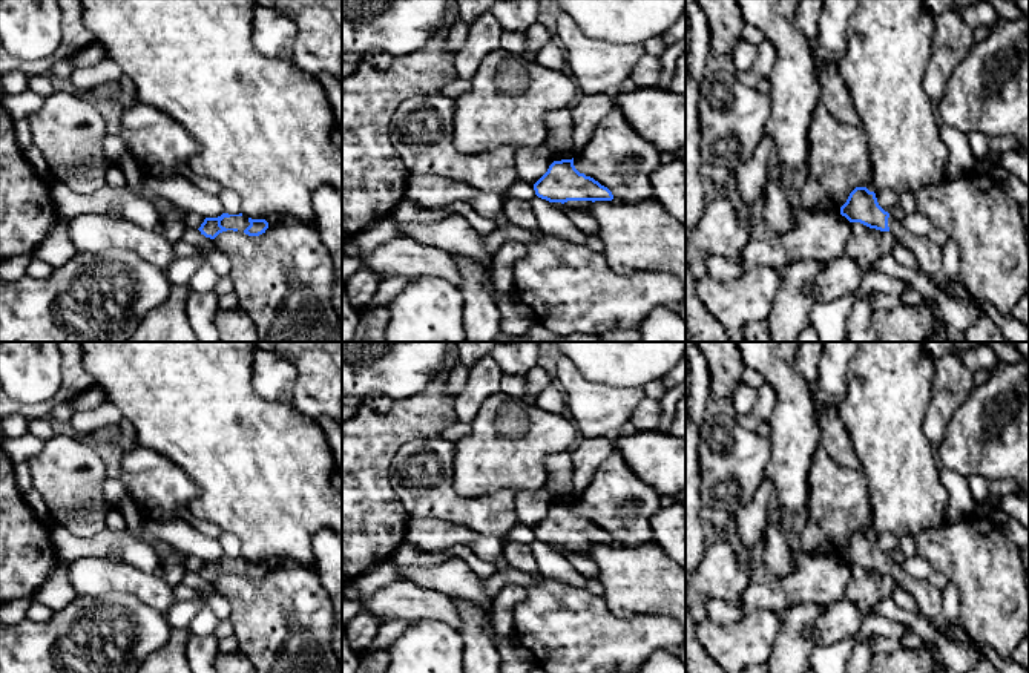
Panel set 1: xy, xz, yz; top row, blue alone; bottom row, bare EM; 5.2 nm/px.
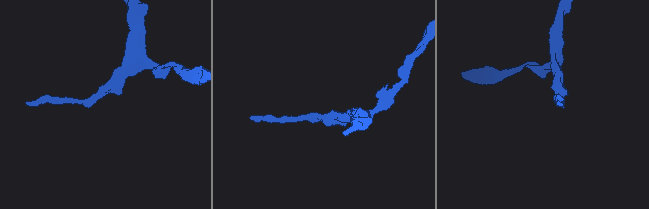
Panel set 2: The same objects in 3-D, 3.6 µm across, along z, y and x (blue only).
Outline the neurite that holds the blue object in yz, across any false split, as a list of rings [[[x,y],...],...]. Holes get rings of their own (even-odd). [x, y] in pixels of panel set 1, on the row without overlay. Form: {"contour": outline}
{"contour": [[[856,530],[840,550],[840,558],[850,566],[860,566],[870,572],[891,575],[896,584],[912,596],[925,619],[939,633],[965,647],[980,650],[1001,673],[1029,673],[1029,668],[1021,667],[1012,658],[1000,658],[994,648],[975,644],[965,632],[960,619],[948,624],[943,619],[942,592],[925,578],[905,572],[900,564],[894,563],[879,549],[874,535],[870,535],[866,530]]]}

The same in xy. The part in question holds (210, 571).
{"contour": [[[222,556],[218,561],[205,561],[198,572],[205,581],[215,583],[219,576],[233,573],[242,575],[248,579],[259,579],[265,576],[268,566],[265,563],[251,563],[239,558]]]}

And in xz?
{"contour": [[[572,503],[554,504],[534,527],[535,538],[549,546],[589,556],[595,544],[612,544],[612,535],[590,520],[580,517]]]}

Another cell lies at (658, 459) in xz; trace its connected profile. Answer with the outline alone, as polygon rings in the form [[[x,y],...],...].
[[[664,429],[618,437],[616,452],[632,472],[655,492],[676,497],[685,491],[685,438]]]

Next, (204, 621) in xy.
[[[201,595],[201,599],[202,599],[202,606],[199,612],[195,615],[195,618],[192,619],[189,629],[192,633],[196,635],[210,635],[213,633],[218,624],[218,618],[212,612],[210,606],[204,601],[204,595]]]

